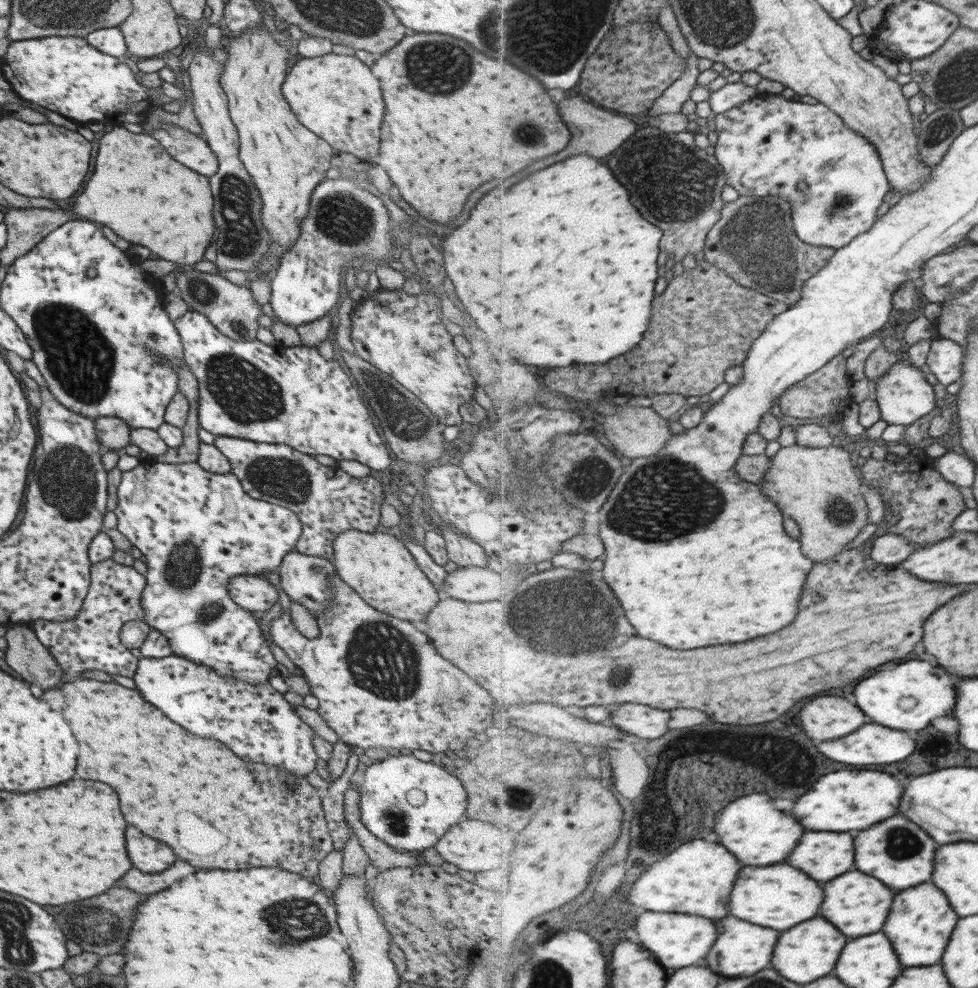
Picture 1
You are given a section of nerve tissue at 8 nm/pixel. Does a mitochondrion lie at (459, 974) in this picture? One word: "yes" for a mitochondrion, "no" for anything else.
no

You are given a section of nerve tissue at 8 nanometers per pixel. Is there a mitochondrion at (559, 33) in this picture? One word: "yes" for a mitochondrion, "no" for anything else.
yes

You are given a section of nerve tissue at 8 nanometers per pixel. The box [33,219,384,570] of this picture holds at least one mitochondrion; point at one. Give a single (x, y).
(247, 395)

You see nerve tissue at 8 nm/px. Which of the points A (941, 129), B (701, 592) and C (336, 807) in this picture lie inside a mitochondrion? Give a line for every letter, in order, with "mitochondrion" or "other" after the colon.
A: mitochondrion
B: other
C: other

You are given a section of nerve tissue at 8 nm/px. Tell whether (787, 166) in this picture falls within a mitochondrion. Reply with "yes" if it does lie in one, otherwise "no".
no

